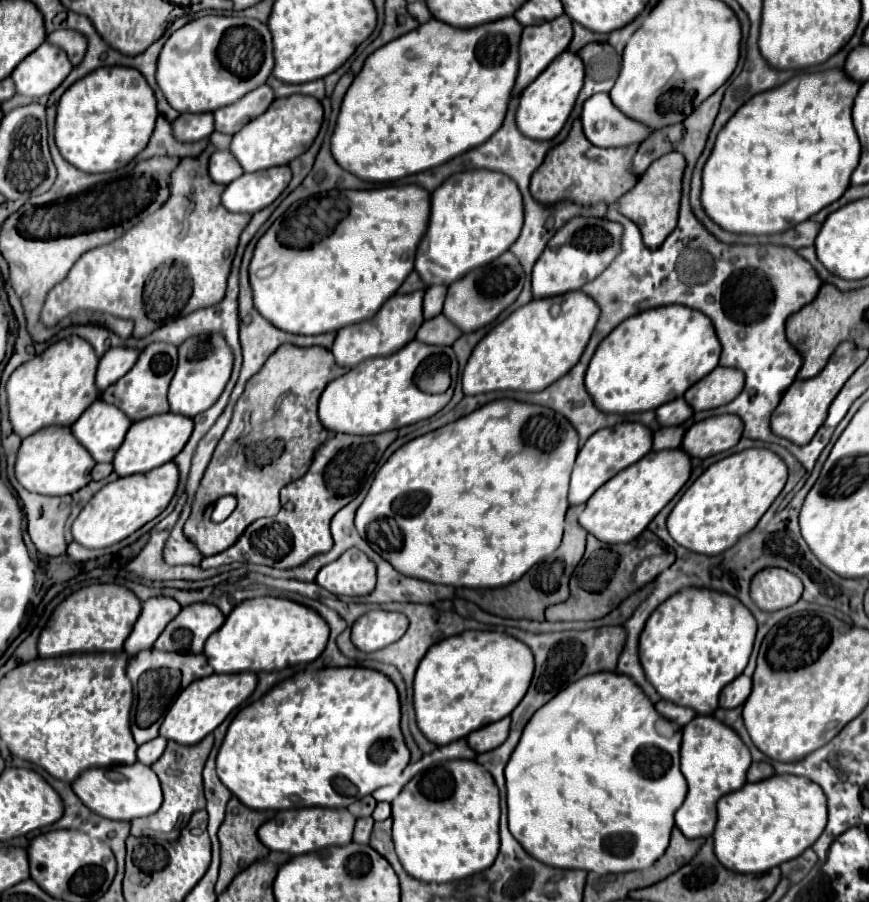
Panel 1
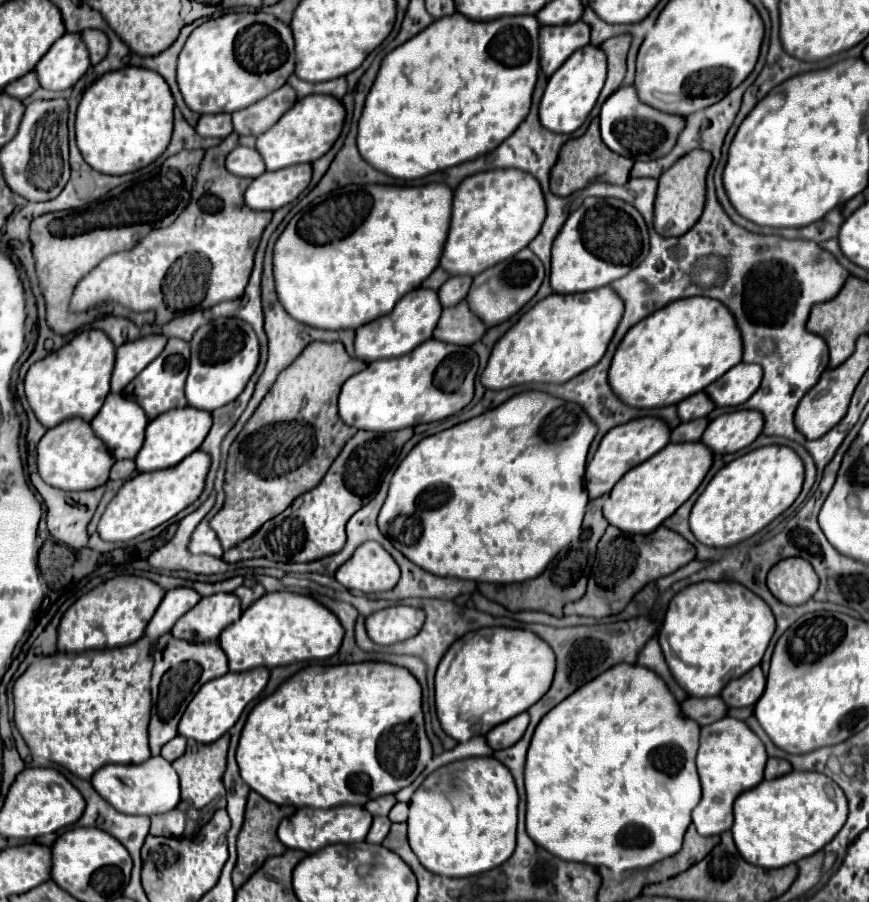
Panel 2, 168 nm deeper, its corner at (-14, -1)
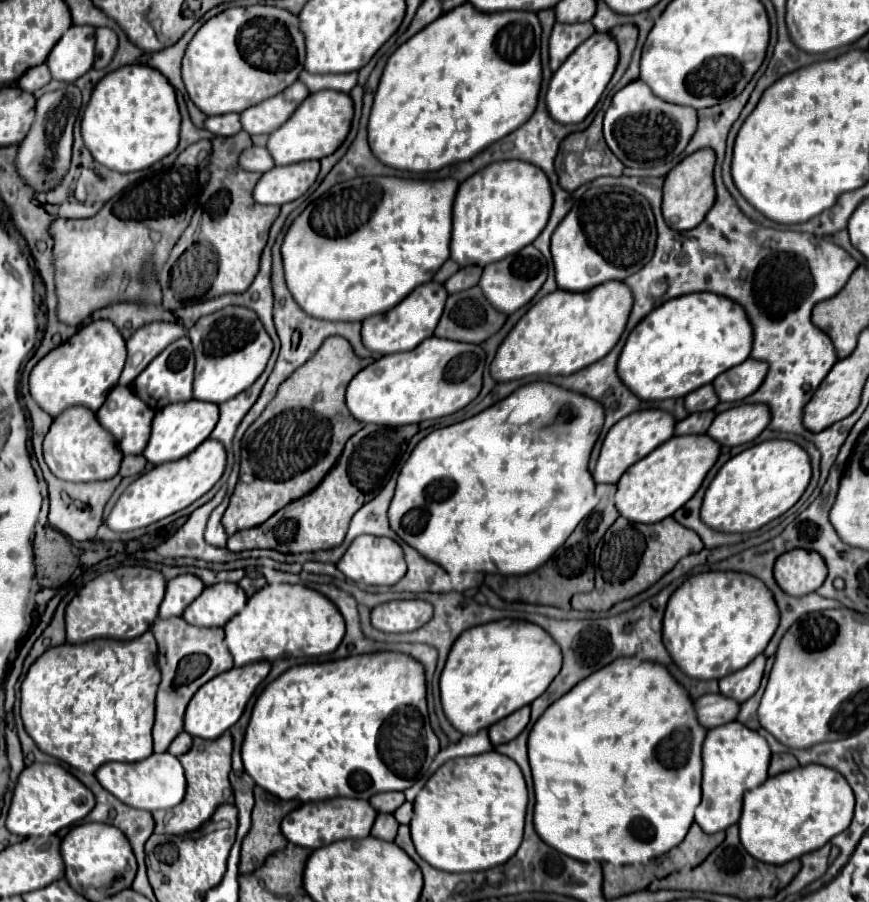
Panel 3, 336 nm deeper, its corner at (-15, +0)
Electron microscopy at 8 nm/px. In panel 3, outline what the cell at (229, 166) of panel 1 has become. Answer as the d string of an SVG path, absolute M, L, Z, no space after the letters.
M249 147L239 157L239 165L247 171L259 171L259 173L265 173L265 171L275 167L273 157L269 155L267 147Z

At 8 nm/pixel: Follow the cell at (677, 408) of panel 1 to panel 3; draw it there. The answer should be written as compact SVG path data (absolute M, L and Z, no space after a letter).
M703 385L703 387L691 391L691 395L685 397L685 409L687 409L689 413L709 411L709 409L713 409L717 403L719 403L719 399L717 399L717 395L715 395L713 385Z

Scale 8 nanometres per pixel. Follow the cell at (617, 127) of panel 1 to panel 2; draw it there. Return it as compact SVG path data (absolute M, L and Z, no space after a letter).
M624 86L618 92L614 92L602 104L600 110L600 130L604 144L616 154L630 156L632 160L652 160L666 156L666 152L674 148L678 132L682 132L682 128L684 128L684 118L670 116L642 104L636 96L634 86Z

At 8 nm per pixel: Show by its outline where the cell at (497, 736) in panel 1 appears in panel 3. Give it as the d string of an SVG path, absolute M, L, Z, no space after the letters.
M521 707L519 711L511 713L507 719L501 719L499 723L489 727L491 743L501 745L501 743L515 739L525 729L527 723L529 723L529 707Z

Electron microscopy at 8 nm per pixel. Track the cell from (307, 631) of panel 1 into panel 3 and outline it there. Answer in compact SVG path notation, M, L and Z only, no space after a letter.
M289 583L265 585L251 595L243 611L225 625L225 643L235 659L235 667L261 659L275 661L279 657L313 657L333 653L343 635L343 615L339 615L339 609L325 595L315 589Z

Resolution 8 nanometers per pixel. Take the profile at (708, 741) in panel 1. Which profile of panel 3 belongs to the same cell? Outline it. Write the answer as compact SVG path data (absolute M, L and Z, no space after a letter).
M739 721L709 729L703 743L703 801L695 811L695 821L705 833L717 833L735 825L741 817L743 793L767 781L771 751L767 741Z

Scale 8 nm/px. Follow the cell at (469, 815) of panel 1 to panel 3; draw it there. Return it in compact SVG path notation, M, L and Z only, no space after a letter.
M497 751L441 765L415 799L411 837L417 853L435 869L485 871L507 863L519 849L527 813L527 785L519 765Z

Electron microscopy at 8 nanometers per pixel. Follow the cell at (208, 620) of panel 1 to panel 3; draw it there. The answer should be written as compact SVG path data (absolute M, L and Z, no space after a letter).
M215 583L205 587L199 599L183 611L183 619L197 627L223 627L245 603L247 595L237 583Z

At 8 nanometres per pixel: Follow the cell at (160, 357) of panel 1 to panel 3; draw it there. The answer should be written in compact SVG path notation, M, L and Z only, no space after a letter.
M181 337L173 341L163 353L159 353L147 369L133 381L133 391L143 399L151 409L159 411L169 403L189 401L193 399L193 371L195 371L195 357L189 337Z

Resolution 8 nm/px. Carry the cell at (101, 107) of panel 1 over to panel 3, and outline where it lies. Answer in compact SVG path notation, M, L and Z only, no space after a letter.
M125 65L107 73L95 85L83 113L81 135L95 161L113 171L131 173L147 169L173 153L179 143L179 127L181 113L167 77L147 65Z

